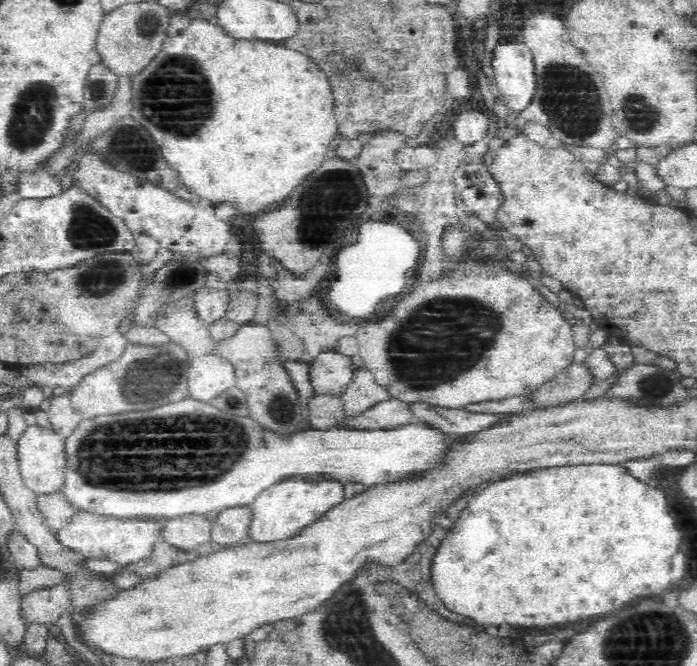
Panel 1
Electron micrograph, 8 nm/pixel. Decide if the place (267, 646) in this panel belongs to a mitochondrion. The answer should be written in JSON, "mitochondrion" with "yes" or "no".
{"mitochondrion":"no"}

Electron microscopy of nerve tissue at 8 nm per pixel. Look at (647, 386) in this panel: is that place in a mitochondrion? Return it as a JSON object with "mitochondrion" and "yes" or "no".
{"mitochondrion":"yes"}

